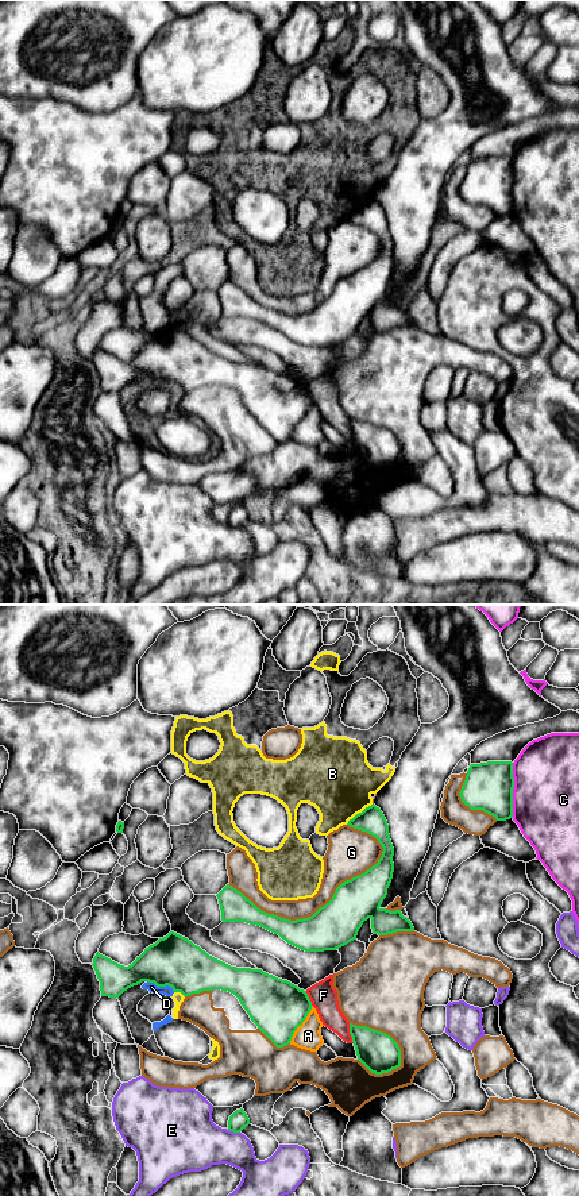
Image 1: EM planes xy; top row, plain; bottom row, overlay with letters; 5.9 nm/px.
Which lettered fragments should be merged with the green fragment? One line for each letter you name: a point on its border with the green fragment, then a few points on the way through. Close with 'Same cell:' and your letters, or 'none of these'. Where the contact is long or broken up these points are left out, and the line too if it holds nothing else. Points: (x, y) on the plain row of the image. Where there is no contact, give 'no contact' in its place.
Same cell: none of these

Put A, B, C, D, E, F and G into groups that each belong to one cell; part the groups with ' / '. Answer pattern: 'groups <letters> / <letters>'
groups A / B D / C / E / F / G

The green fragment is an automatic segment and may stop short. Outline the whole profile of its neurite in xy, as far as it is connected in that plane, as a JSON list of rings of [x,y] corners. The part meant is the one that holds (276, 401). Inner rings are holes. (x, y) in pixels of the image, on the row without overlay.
[[[174,327],[146,343],[128,362],[120,360],[99,347],[92,360],[100,377],[101,391],[119,394],[124,386],[142,377],[154,378],[157,382],[169,381],[174,387],[181,387],[184,391],[212,385],[228,386],[239,394],[251,416],[277,443],[290,439],[294,427],[312,405],[306,386],[290,377],[278,374],[262,364],[231,362]]]

